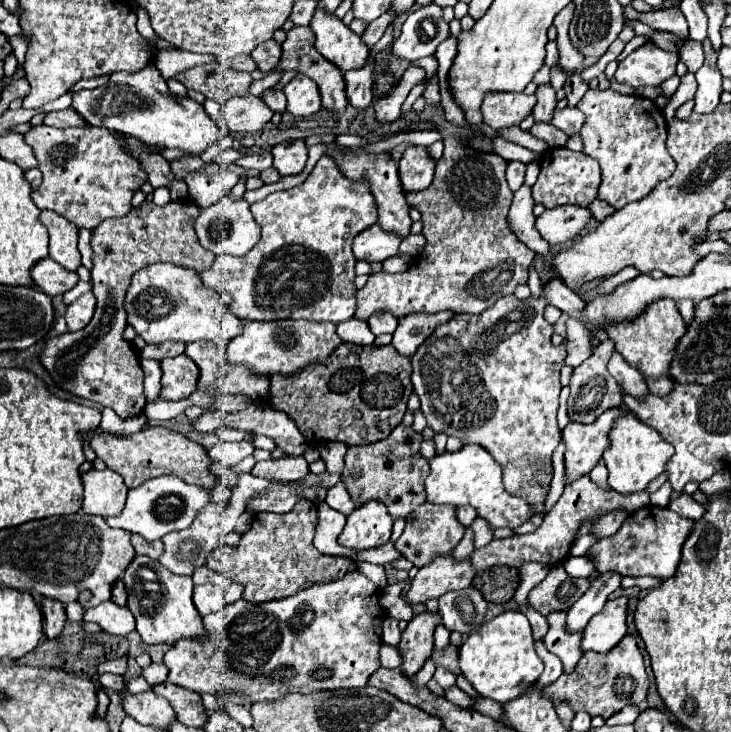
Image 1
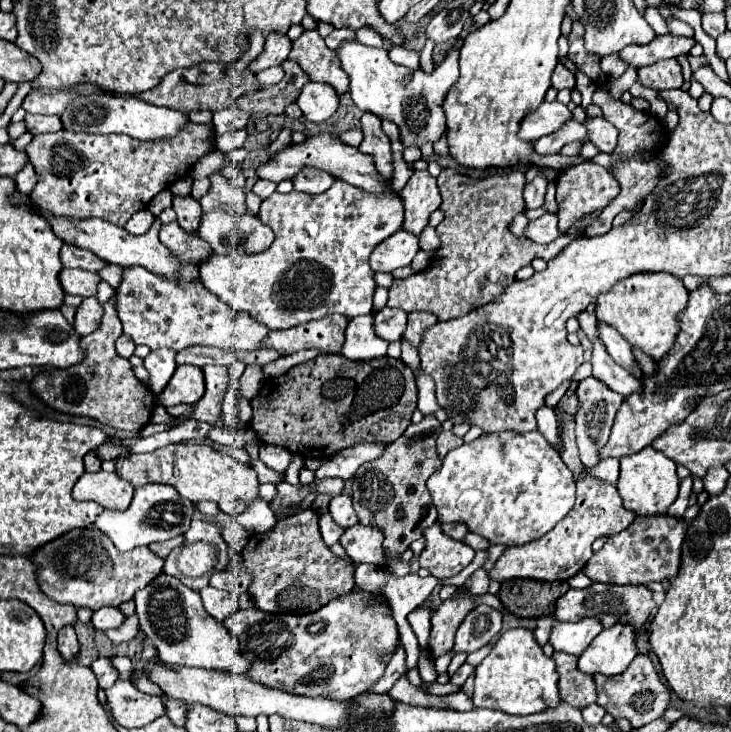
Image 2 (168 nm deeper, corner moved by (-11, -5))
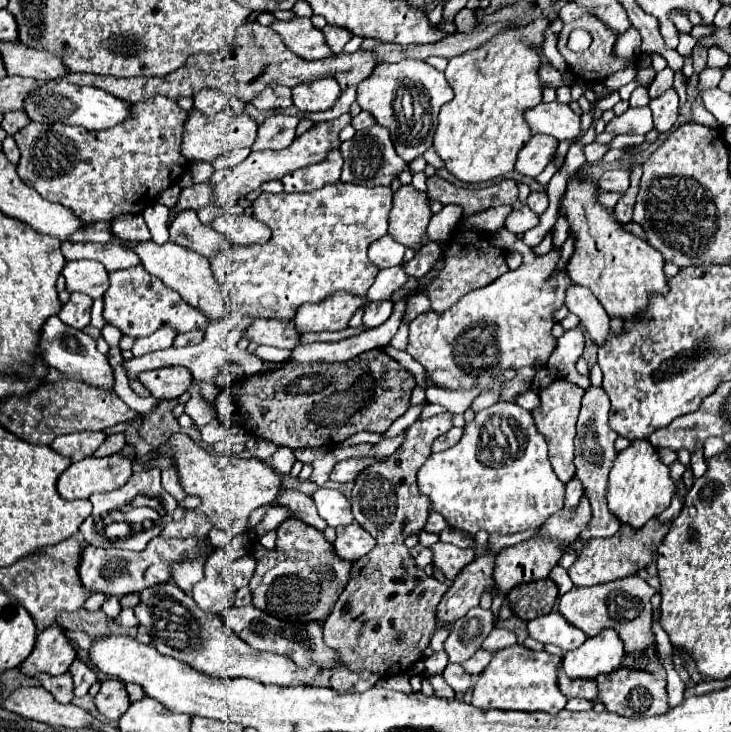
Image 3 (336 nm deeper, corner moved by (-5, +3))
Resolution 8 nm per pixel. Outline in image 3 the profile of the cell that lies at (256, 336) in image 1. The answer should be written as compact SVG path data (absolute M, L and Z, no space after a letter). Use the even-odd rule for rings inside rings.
M337 292L321 304L305 304L293 316L299 334L305 332L337 332L347 328L353 312L363 306L365 300L347 292Z

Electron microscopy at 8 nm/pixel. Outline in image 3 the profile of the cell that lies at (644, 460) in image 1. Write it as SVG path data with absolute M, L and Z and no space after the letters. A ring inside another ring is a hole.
M633 440L629 448L617 454L617 460L609 474L607 504L609 510L623 522L633 528L641 528L649 518L659 516L671 502L675 484L669 478L669 466L665 466L657 450L647 440Z

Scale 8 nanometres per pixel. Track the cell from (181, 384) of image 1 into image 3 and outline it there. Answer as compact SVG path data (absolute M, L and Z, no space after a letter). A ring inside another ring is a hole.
M159 368L159 370L149 370L139 376L141 384L149 388L149 392L157 400L171 400L179 398L189 390L193 384L193 376L187 368Z

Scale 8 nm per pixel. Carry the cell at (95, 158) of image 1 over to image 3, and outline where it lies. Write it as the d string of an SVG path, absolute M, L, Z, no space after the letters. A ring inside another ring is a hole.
M155 96L141 102L141 114L109 130L85 130L69 124L29 122L15 134L21 150L19 178L45 200L69 206L85 222L109 222L117 214L141 214L157 194L173 184L173 170L181 172L189 160L181 156L187 112L175 100Z

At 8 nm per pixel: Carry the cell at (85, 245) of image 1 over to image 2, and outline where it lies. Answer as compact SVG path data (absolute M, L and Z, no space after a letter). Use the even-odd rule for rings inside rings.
M109 264L109 266L103 268L99 274L103 276L103 280L105 280L111 288L117 288L117 286L119 286L119 280L121 280L121 272L123 272L123 268Z

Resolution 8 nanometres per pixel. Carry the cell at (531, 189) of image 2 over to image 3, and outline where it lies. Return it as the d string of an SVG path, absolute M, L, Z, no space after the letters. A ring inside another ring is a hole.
M531 192L529 198L527 198L527 206L537 212L537 214L543 214L545 208L547 208L547 192Z

